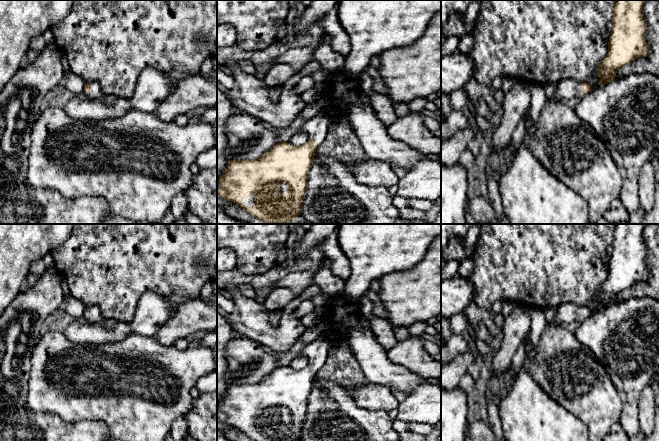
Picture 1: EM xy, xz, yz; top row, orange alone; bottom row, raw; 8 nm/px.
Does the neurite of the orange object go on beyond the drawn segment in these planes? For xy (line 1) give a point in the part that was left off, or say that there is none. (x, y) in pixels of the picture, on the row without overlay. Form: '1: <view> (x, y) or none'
1: xy (95, 316)

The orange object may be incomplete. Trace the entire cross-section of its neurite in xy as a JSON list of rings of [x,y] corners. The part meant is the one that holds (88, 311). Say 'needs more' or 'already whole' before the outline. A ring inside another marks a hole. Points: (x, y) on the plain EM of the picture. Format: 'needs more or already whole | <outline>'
needs more | [[[97,306],[85,307],[84,319],[92,322],[99,322],[99,323],[105,322]]]

